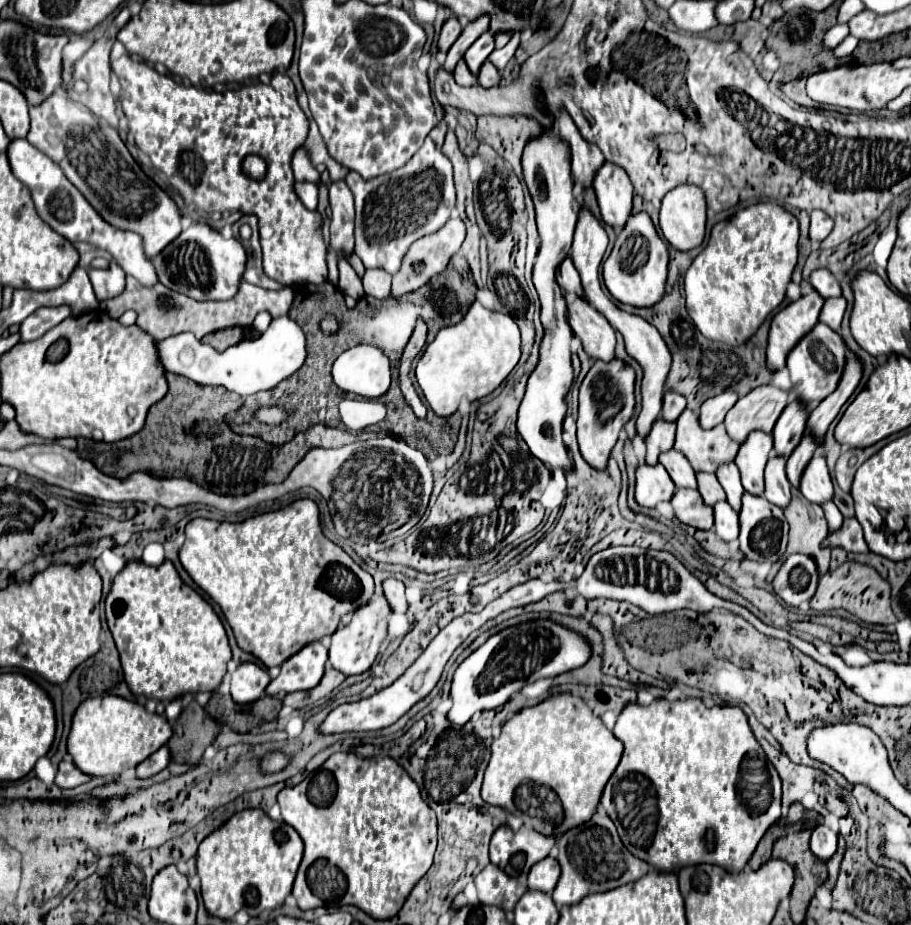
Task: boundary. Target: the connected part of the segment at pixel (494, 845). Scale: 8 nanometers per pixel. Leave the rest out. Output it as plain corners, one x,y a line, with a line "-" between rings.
502,825
492,835
490,861
508,875
524,879
530,867
550,853
554,843
554,835
542,835
528,827
512,831
508,825

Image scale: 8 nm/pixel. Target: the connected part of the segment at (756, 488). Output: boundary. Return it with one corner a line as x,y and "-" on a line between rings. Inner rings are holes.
754,431
740,445
736,465
742,475
742,485
750,495
764,495
764,469
772,453
772,435

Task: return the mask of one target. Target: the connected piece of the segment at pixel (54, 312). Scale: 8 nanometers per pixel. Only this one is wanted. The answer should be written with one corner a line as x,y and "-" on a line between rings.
40,307
20,325
20,341
32,341
42,337
48,329
70,317
70,307

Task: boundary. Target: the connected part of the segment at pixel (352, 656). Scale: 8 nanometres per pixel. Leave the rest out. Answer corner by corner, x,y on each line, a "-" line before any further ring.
382,587
376,589
376,593
372,595
372,599
358,607
356,611
352,611
352,615
344,615
336,633
332,635
332,643
330,643
330,665
338,671
342,671
344,675
360,675
366,669
370,669
370,665
374,663
374,659
380,653
380,645
384,643
386,635
388,635
388,617
392,613
390,603
386,601
386,595
382,591

